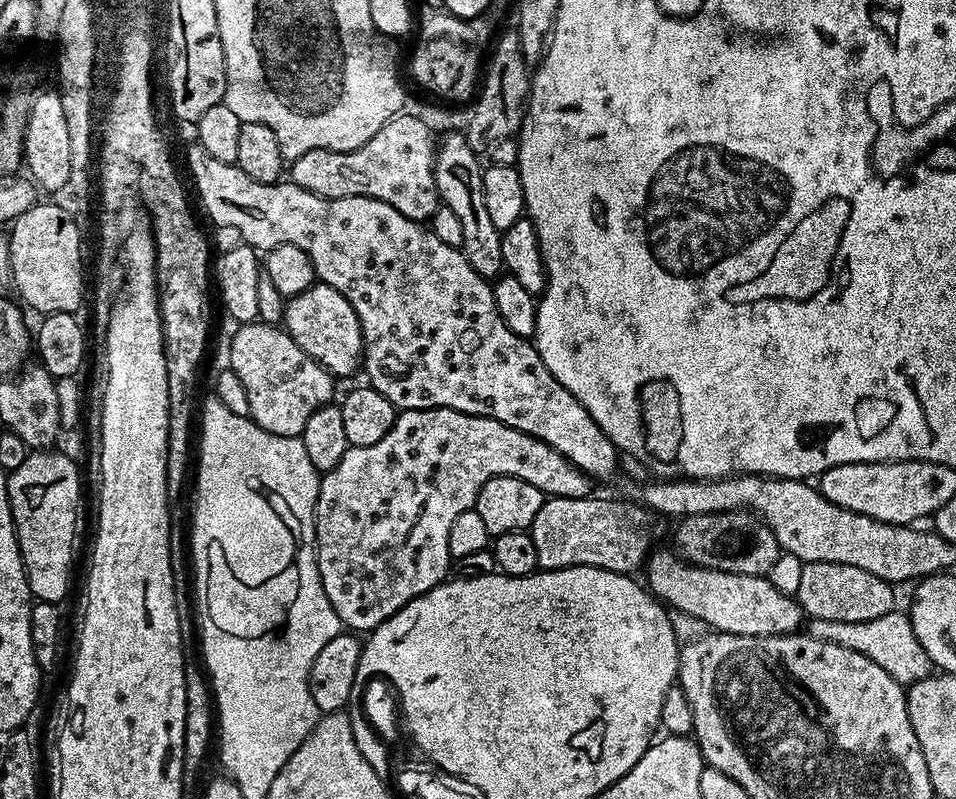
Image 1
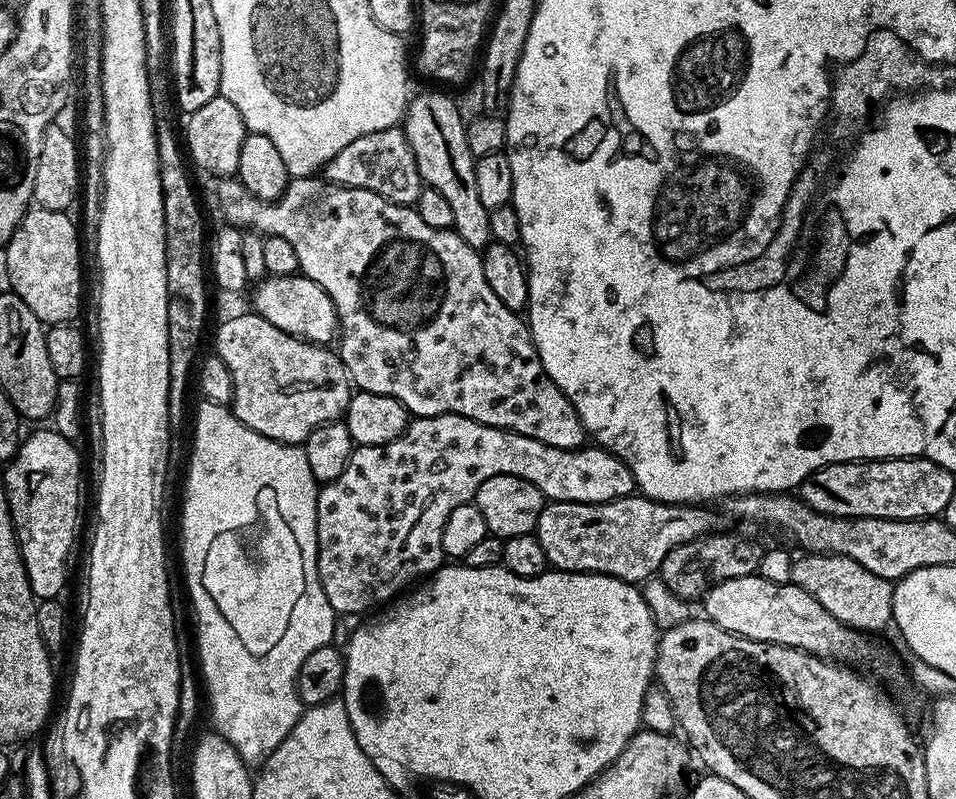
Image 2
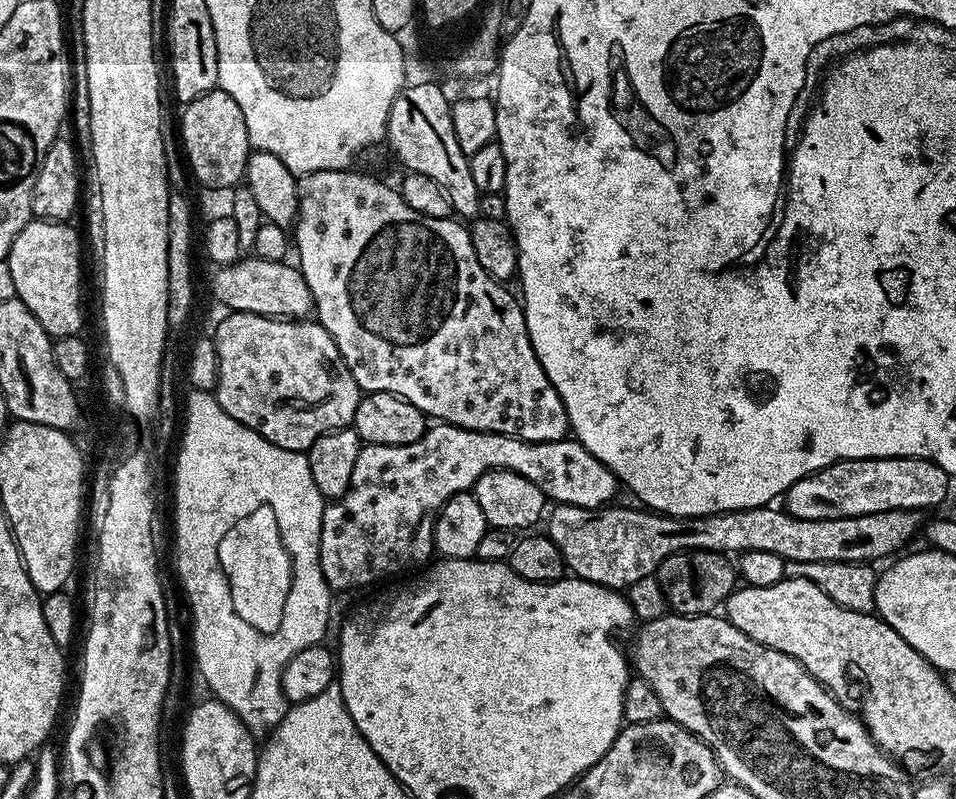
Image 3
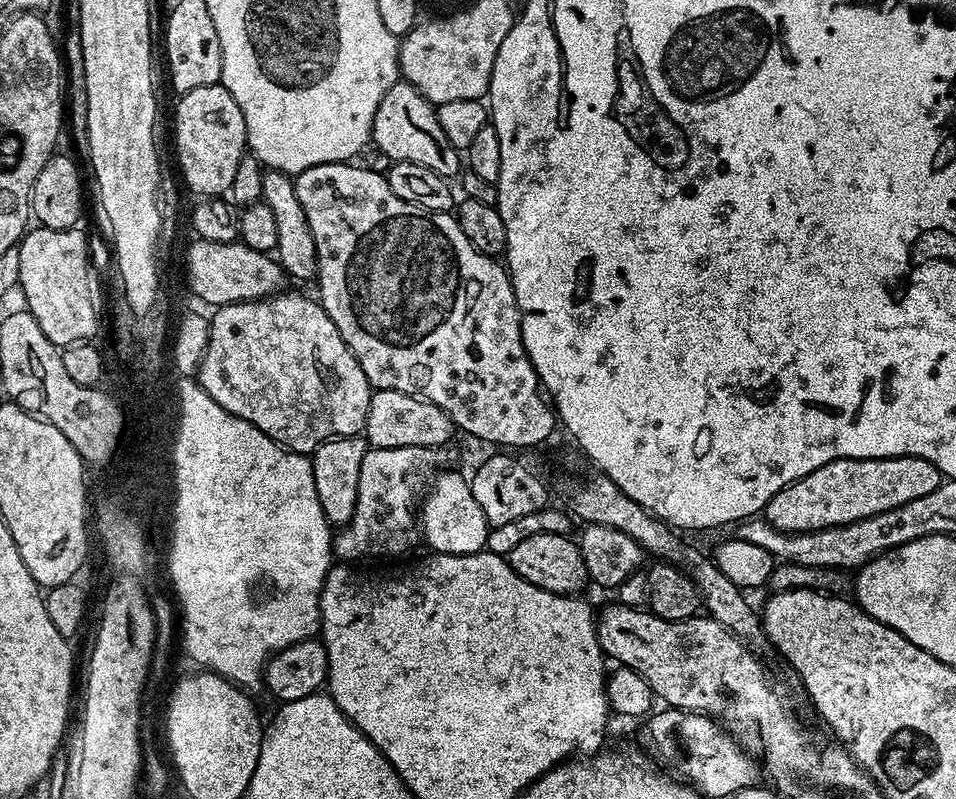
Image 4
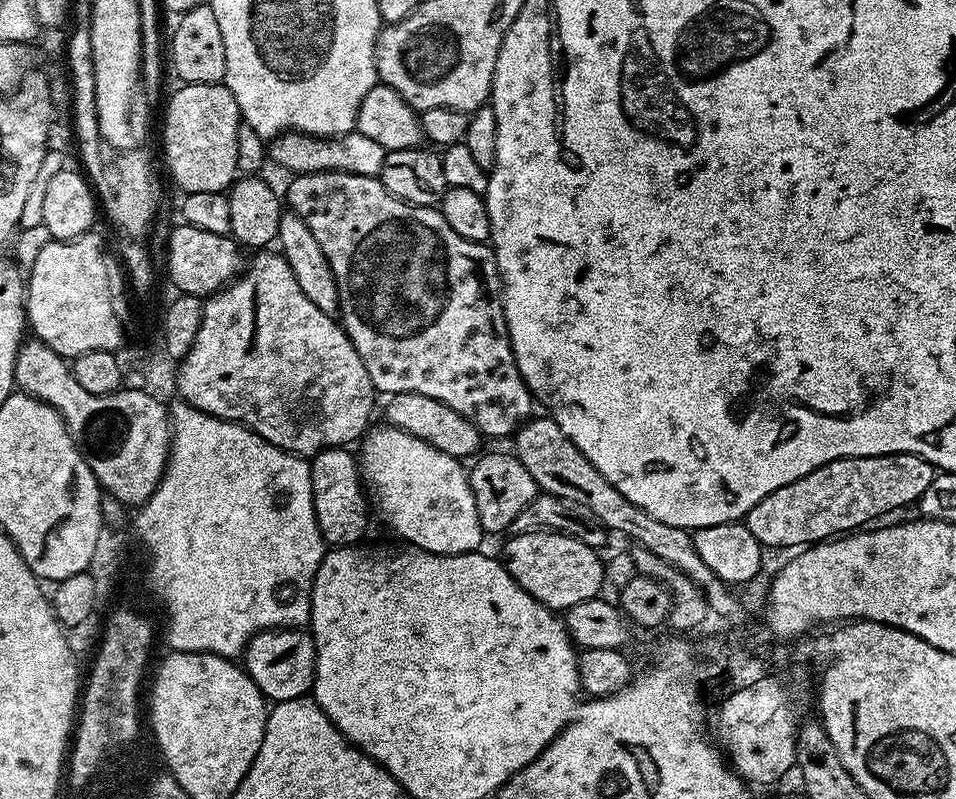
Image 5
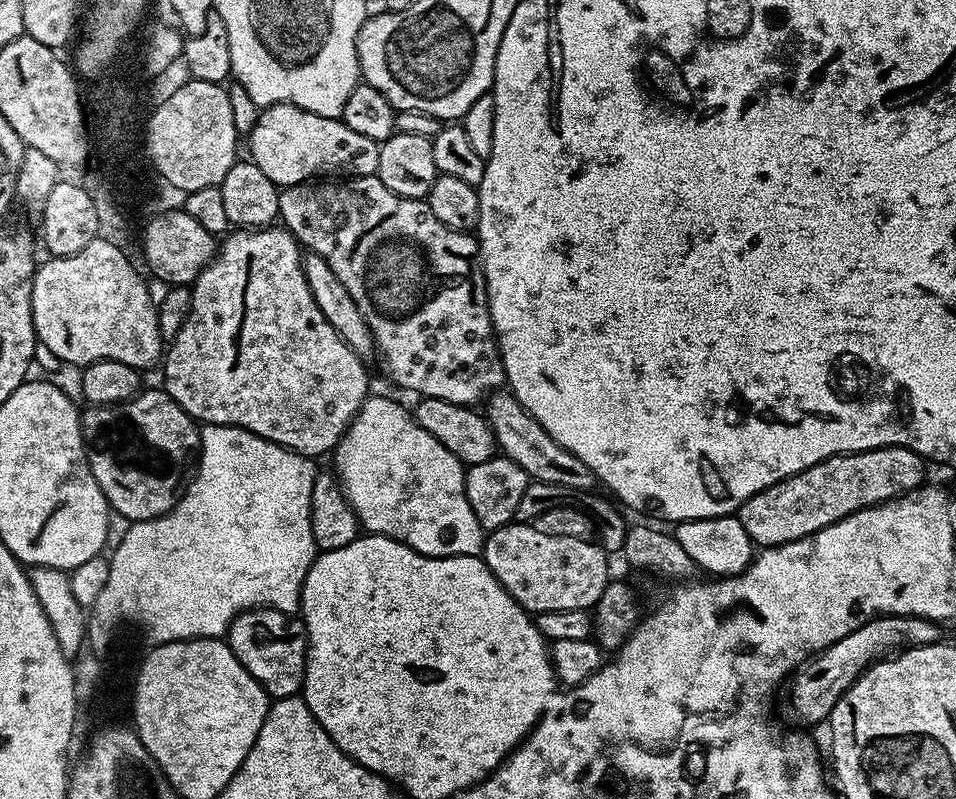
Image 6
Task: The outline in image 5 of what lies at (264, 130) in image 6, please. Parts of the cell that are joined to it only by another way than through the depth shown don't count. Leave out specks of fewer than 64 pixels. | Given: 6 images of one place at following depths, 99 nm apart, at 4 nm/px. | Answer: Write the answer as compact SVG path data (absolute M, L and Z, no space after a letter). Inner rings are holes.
M351 131L344 136L317 138L305 132L281 132L270 144L271 163L281 164L288 174L302 172L349 172L359 176L379 177L385 150L366 134Z

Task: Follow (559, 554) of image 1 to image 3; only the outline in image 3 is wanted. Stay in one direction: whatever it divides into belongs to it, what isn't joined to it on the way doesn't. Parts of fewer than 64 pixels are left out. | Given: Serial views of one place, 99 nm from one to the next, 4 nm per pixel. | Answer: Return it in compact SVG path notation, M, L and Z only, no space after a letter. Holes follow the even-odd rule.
M556 504L555 507L547 513L546 524L548 520L548 528L546 534L554 542L554 546L558 546L558 550L564 559L565 569L577 580L589 580L595 584L601 584L613 590L626 590L634 582L638 582L638 578L646 578L655 573L656 567L659 566L666 558L670 558L670 554L675 552L722 552L725 554L743 554L753 552L754 550L770 550L770 554L778 554L778 558L790 562L842 562L842 563L860 563L875 562L883 556L892 558L901 550L907 549L912 539L917 539L918 533L922 528L921 513L914 508L899 508L898 510L886 510L878 514L862 514L861 516L851 516L850 518L826 518L825 520L811 520L810 518L794 518L790 513L781 510L776 506L765 506L763 508L747 508L746 510L734 510L733 512L719 512L718 514L706 514L705 516L666 516L663 512L653 512L645 510L643 507L636 508L612 508L613 506L605 506L603 508L583 508L582 506L574 506L573 504Z

